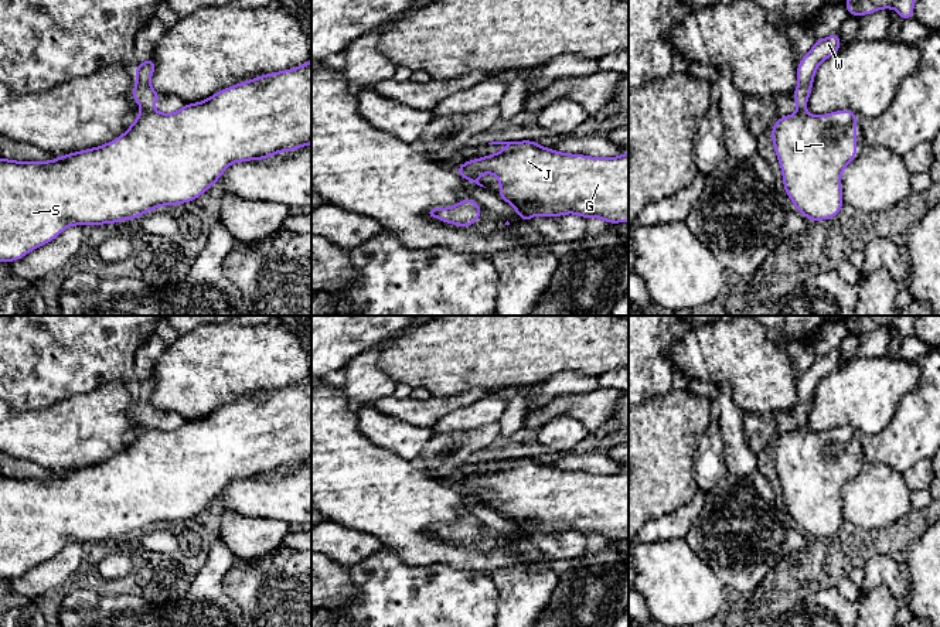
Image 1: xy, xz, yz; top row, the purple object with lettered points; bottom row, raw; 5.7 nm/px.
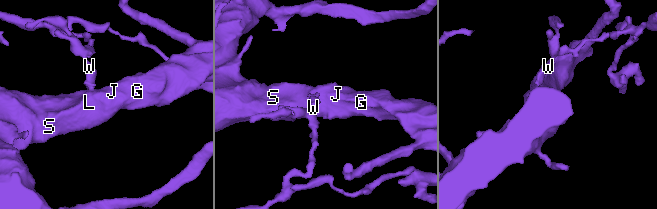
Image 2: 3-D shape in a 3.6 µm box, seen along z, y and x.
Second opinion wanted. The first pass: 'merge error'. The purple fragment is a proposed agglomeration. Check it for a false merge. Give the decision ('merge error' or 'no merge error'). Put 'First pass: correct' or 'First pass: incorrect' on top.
First pass: correct
merge error

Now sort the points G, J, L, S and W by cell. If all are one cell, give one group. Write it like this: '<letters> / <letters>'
G J L S / W

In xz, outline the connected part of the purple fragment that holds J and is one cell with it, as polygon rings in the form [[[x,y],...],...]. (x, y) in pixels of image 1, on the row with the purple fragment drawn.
[[[532,140],[521,142],[491,142],[488,144],[507,144],[504,151],[478,157],[476,160],[462,163],[457,174],[480,187],[478,178],[483,173],[491,173],[500,181],[500,191],[495,192],[503,201],[515,207],[515,214],[522,222],[531,222],[534,215],[545,215],[549,218],[576,214],[582,218],[600,218],[607,224],[629,222],[629,151],[621,156],[606,159],[583,154],[561,153],[539,146]]]

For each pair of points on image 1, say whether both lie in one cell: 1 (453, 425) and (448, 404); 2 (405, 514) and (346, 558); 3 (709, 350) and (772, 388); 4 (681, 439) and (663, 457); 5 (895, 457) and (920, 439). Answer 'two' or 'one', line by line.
1: two
2: two
3: one
4: one
5: one

